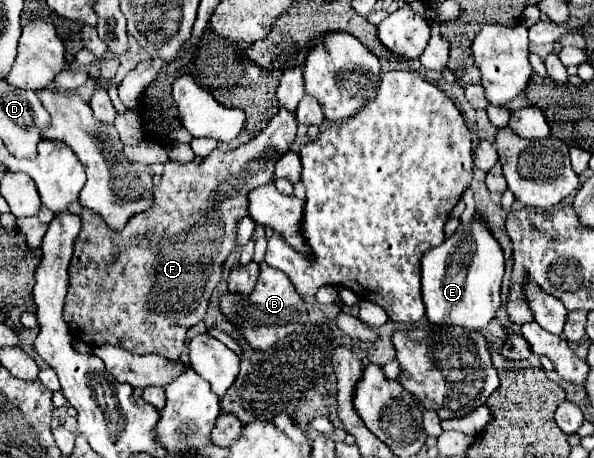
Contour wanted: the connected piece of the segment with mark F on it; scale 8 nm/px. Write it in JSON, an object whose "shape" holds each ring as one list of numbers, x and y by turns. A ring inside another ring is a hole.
{"shape":[[281,109,267,125,265,131,261,131,259,135,255,135,247,145,241,145,237,149,231,149,231,151,221,151,221,149,215,149,211,155,207,155,203,159,201,165,197,163,177,163,177,161,167,161,165,163,165,171,161,175,161,181,153,187,153,193,155,193,155,203,149,207,149,211,143,211,143,213,137,213,129,219,129,223,121,229,121,231,115,231,111,227,107,227,107,223,103,221,101,215,93,213,91,209,83,209,81,213,81,221,83,221,83,227,81,227,81,233,75,241,75,251,73,251,73,259,69,263,69,287,67,287,67,295,65,295,65,311,63,311,63,317,69,325,69,333,91,345,91,347,99,347,99,345,119,345,123,349,129,349,137,355,147,355,147,353,157,353,165,359,171,359,171,361,177,361,179,355,183,353,183,347,185,347,185,333,189,327,193,327,195,323,199,323,207,311,207,305,209,305,209,299,211,299,211,293,213,289,217,287,219,279,221,279,221,271,223,271,223,265,229,257,229,253,235,249,235,221,239,217,245,217,247,215,247,207,249,207,249,199,247,195,255,189,255,187,261,187,265,183,271,181,271,175,273,175,273,167,275,167,275,161,277,157,281,157,289,145,295,141,295,135,297,135,297,119,293,113]]}

